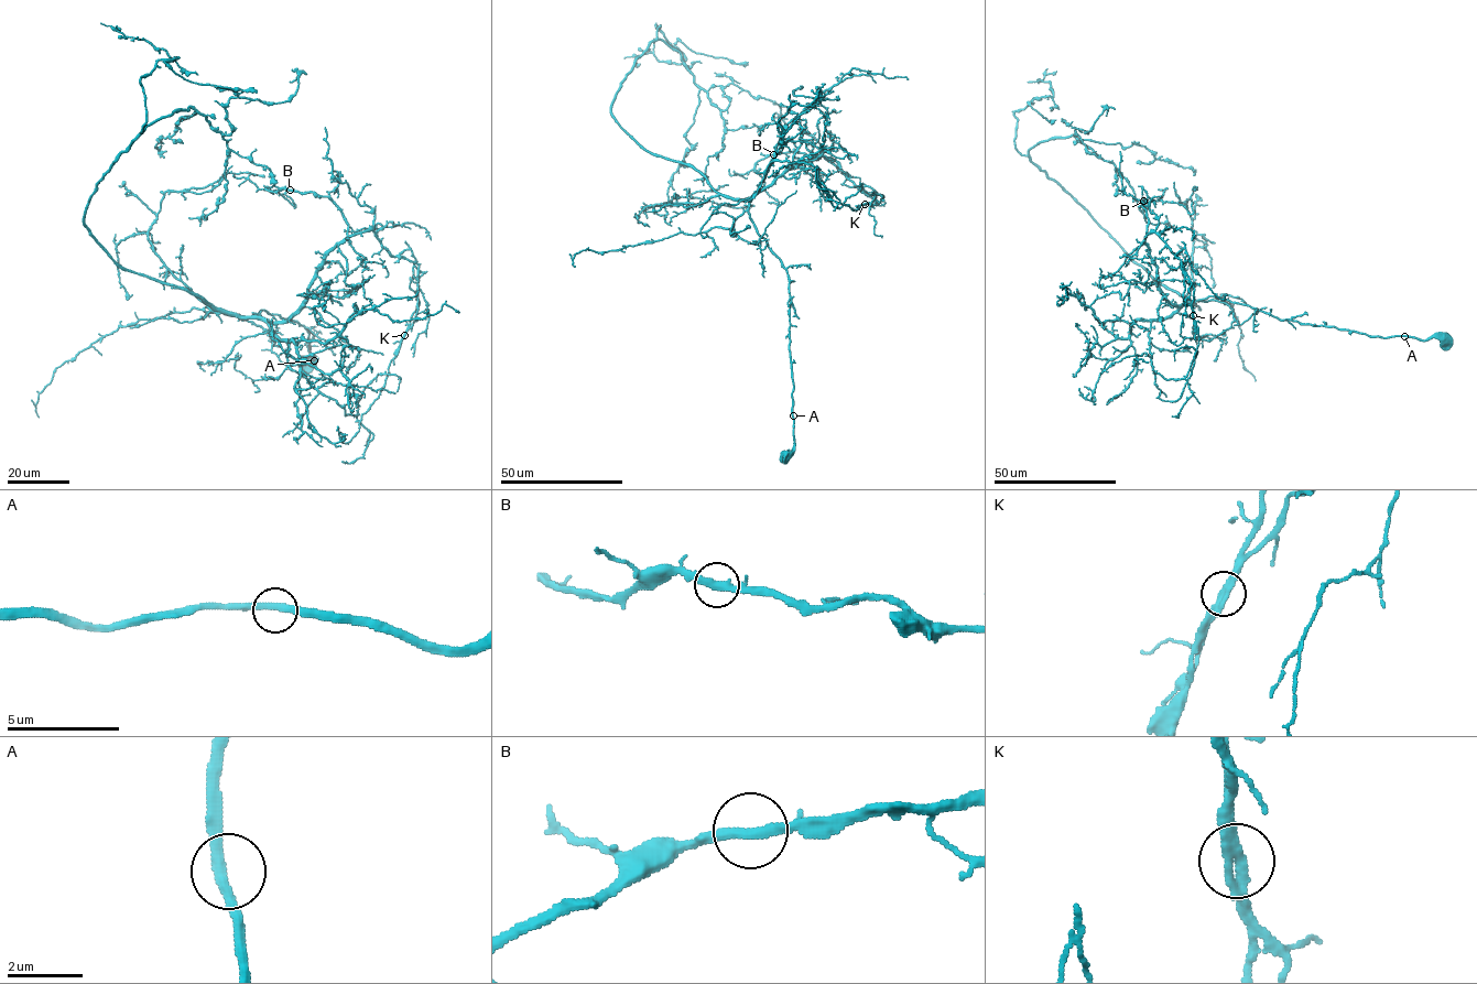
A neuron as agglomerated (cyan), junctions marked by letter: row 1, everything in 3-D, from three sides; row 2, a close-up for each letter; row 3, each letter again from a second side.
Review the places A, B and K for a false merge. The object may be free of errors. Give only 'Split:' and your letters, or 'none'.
Split: K

